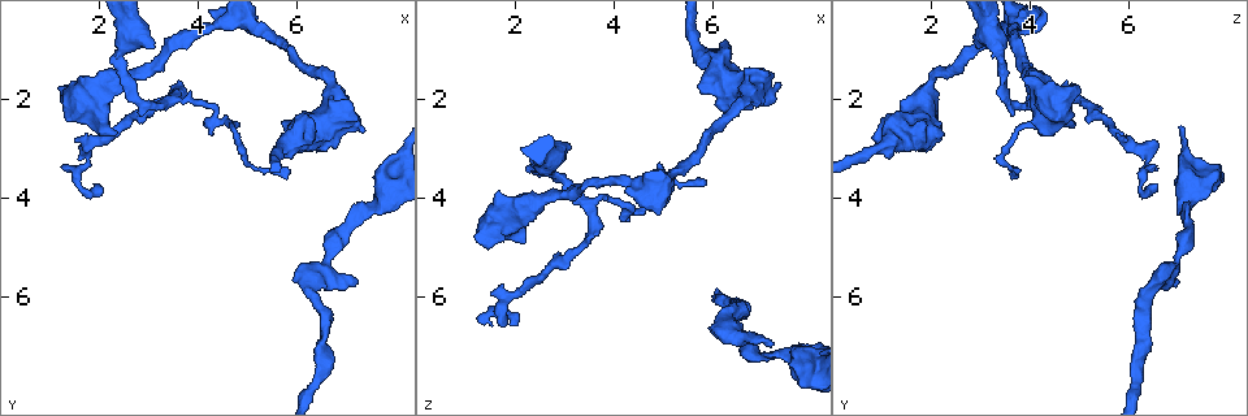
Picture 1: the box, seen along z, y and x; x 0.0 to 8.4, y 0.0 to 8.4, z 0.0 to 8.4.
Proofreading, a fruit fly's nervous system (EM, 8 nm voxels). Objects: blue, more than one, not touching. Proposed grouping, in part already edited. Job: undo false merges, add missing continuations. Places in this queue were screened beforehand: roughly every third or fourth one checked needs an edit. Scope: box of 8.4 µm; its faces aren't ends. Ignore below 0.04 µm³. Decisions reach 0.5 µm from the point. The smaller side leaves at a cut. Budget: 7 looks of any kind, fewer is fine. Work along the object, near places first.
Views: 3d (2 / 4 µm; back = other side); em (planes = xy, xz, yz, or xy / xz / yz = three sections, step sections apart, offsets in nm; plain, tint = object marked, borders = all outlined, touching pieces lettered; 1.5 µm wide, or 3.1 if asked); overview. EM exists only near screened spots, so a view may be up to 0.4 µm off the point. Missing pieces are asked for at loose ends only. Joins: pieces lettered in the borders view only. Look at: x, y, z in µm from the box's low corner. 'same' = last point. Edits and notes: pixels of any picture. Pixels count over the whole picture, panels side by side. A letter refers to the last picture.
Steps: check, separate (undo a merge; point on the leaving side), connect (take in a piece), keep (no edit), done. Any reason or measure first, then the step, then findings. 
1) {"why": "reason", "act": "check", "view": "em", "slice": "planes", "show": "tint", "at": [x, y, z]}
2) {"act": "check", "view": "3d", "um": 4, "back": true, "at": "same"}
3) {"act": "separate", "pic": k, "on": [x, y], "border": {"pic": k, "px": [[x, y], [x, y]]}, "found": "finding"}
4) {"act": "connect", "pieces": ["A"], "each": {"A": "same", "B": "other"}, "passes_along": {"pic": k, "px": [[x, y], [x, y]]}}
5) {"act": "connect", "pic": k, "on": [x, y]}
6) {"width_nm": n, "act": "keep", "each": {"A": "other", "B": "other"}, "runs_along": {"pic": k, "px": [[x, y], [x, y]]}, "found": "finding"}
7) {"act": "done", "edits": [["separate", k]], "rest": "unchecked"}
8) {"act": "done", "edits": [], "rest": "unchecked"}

{"why": "end of a long branch", "act": "check", "view": "3d", "um": 4, "at": [5.75, 3.65, 3.65]}

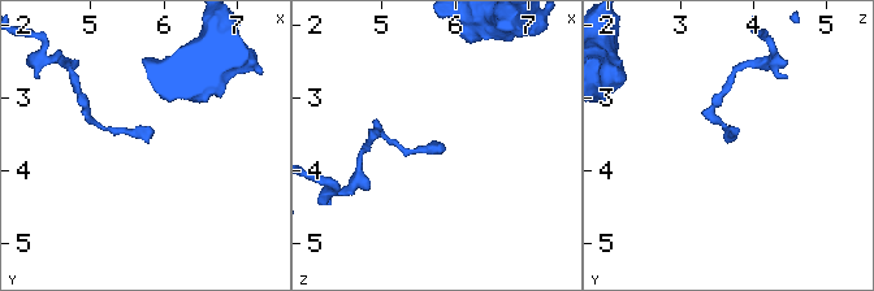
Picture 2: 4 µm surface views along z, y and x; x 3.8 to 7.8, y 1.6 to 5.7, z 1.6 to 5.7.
{"act": "check", "view": "em", "slice": "xy", "step": 4, "show": "tint", "at": [5.80, 3.65, 3.60]}

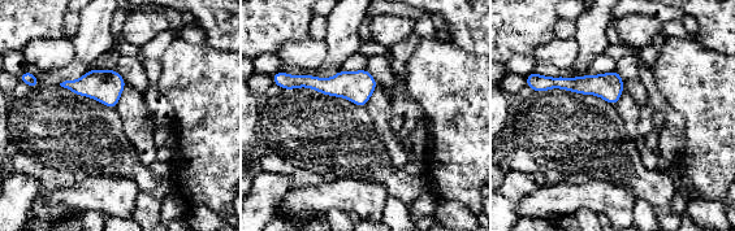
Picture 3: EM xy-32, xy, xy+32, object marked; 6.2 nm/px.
{"why": "another direction", "act": "check", "view": "em", "slice": "planes", "show": "borders", "at": "same"}

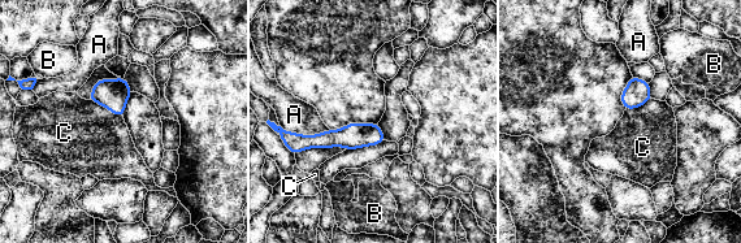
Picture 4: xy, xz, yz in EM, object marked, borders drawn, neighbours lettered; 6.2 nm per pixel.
{"act": "keep", "each": {"A": "other", "B": "other", "C": "other"}, "runs_along": {"pic": 4, "px": [[381, 138], [304, 139]]}, "found": "no lettered piece goes on from it"}

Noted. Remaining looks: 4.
{"why": "calibre changes", "act": "check", "view": "em", "slice": "planes", "show": "tint", "at": [2.45, 1.20, 3.40]}

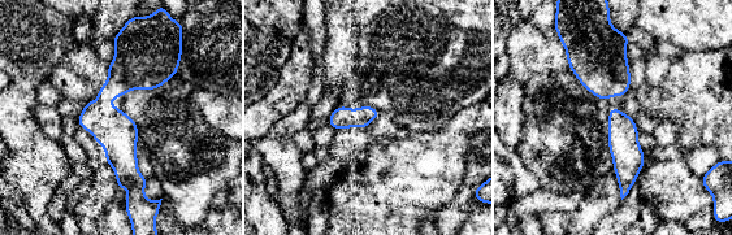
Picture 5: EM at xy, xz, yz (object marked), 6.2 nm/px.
{"act": "check", "view": "em", "slice": "planes", "show": "borders", "at": "same"}

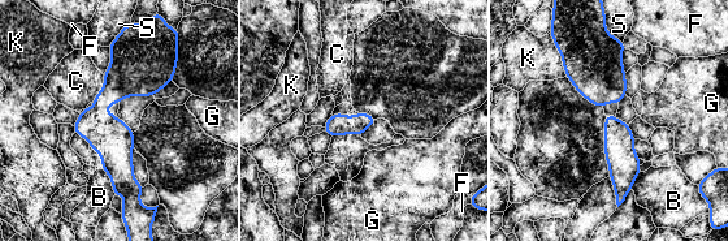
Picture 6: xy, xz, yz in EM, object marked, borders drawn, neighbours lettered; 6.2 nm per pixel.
{"width_nm": 140, "act": "keep", "each": {"B": "other", "C": "other", "F": "other", "G": "other", "K": "other", "S": "other"}, "border": {"pic": 6, "px": [[103, 74], [103, 87], [91, 102]]}, "found": "all the same neuron"}

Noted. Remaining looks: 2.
{"act": "check", "view": "3d", "um": 4, "at": [6.55, 5.25, 6.95]}

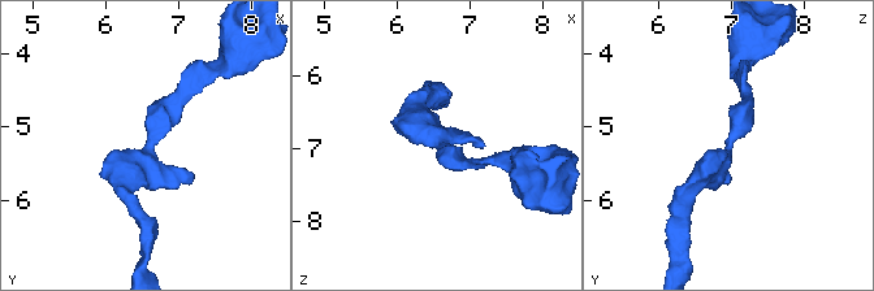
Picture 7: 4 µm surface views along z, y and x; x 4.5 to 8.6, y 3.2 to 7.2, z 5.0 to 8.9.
{"act": "check", "view": "em", "slice": "planes", "show": "borders", "at": [6.60, 5.30, 6.90]}

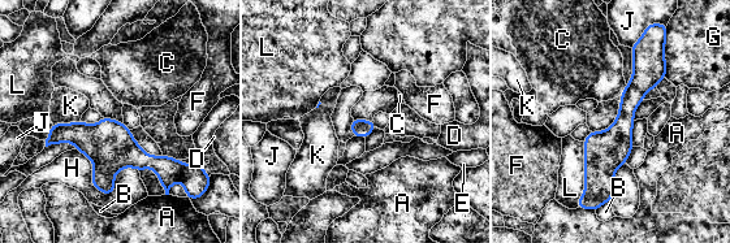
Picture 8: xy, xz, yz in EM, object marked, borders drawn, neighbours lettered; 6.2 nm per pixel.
{"width_nm": 110, "act": "keep", "each": {"A": "other", "B": "other", "C": "other", "D": "other", "E": "other", "F": "other", "G": "other", "H": "other", "J": "other", "K": "other", "L": "other"}, "border": {"pic": 8, "px": [[626, 85], [620, 95]]}, "found": "one neuron here"}

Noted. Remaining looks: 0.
{"act": "done", "edits": [], "rest": "unchecked"}

